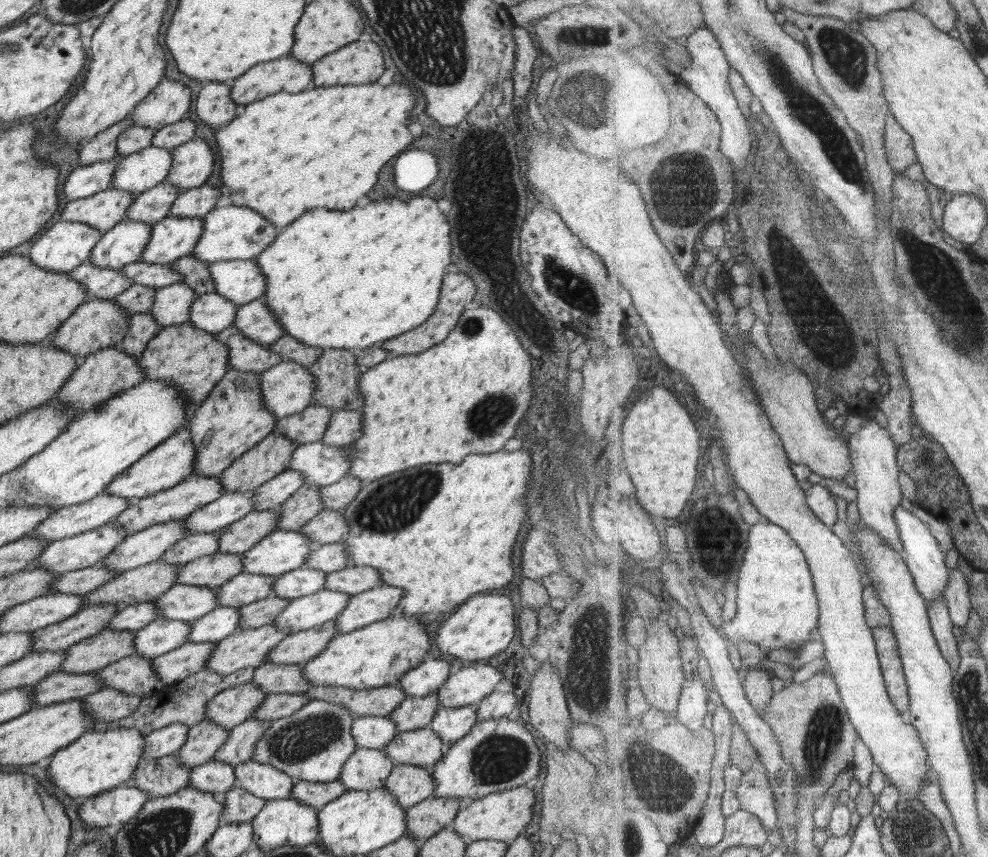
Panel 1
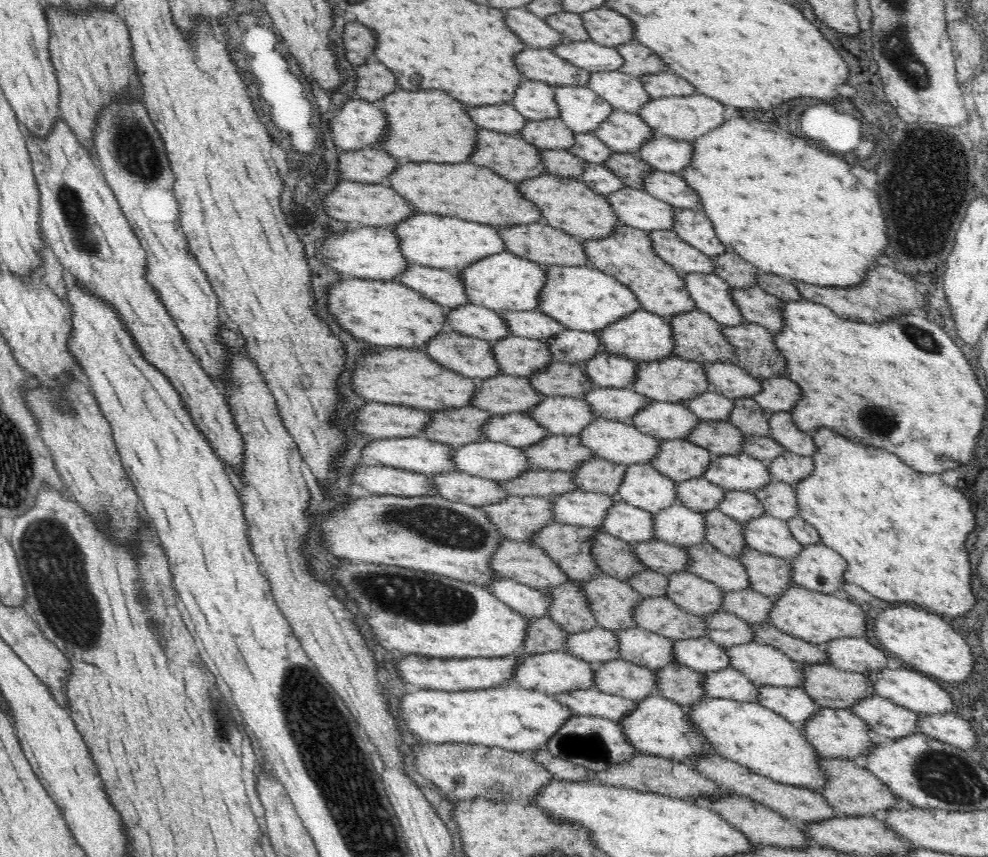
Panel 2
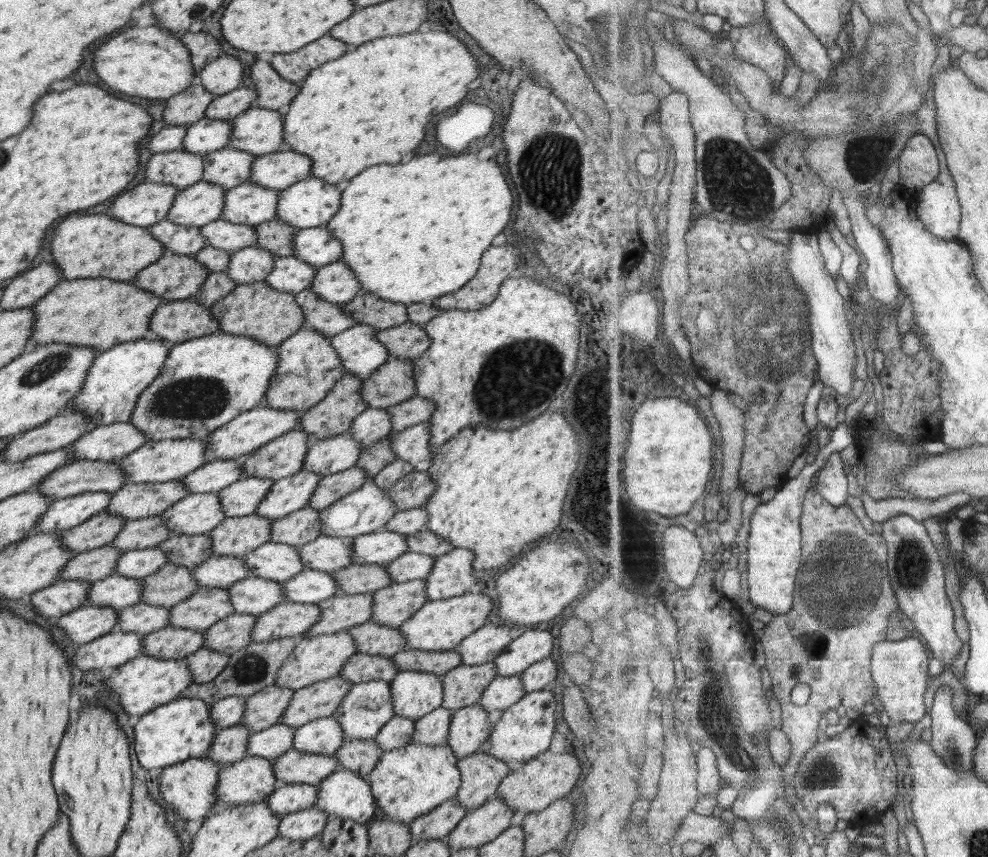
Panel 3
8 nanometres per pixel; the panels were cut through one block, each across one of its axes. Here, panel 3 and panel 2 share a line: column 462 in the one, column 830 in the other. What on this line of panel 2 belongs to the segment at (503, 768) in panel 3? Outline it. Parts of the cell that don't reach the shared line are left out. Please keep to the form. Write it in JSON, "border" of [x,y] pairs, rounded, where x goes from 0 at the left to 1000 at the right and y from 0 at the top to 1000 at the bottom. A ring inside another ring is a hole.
{"border":[[[829,883],[826,887],[830,900],[836,904],[836,912],[828,919],[830,928],[842,942],[845,952],[879,952],[889,945],[899,945],[907,938],[908,929],[902,922],[874,896],[868,888],[850,884]]]}

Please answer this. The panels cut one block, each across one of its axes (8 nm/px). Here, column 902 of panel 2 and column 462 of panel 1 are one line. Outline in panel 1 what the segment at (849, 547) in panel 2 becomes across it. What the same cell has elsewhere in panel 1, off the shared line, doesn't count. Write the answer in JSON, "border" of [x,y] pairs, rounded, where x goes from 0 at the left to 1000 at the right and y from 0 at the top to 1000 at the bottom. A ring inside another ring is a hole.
{"border":[[[505,524],[495,530],[474,530],[469,533],[465,541],[456,544],[455,539],[444,541],[428,541],[406,548],[398,553],[383,558],[379,561],[366,565],[361,579],[353,586],[352,590],[344,597],[351,613],[351,621],[344,628],[344,634],[348,635],[348,646],[350,646],[351,660],[374,660],[383,667],[383,673],[388,683],[401,684],[407,688],[407,697],[400,709],[401,716],[414,714],[419,720],[424,720],[430,715],[445,714],[445,720],[449,720],[455,712],[471,702],[476,695],[486,692],[501,691],[511,684],[519,672],[517,662],[517,639],[521,635],[521,625],[527,618],[527,608],[531,604],[533,588],[531,586],[531,574],[535,567],[535,530],[529,525],[510,526]]]}

